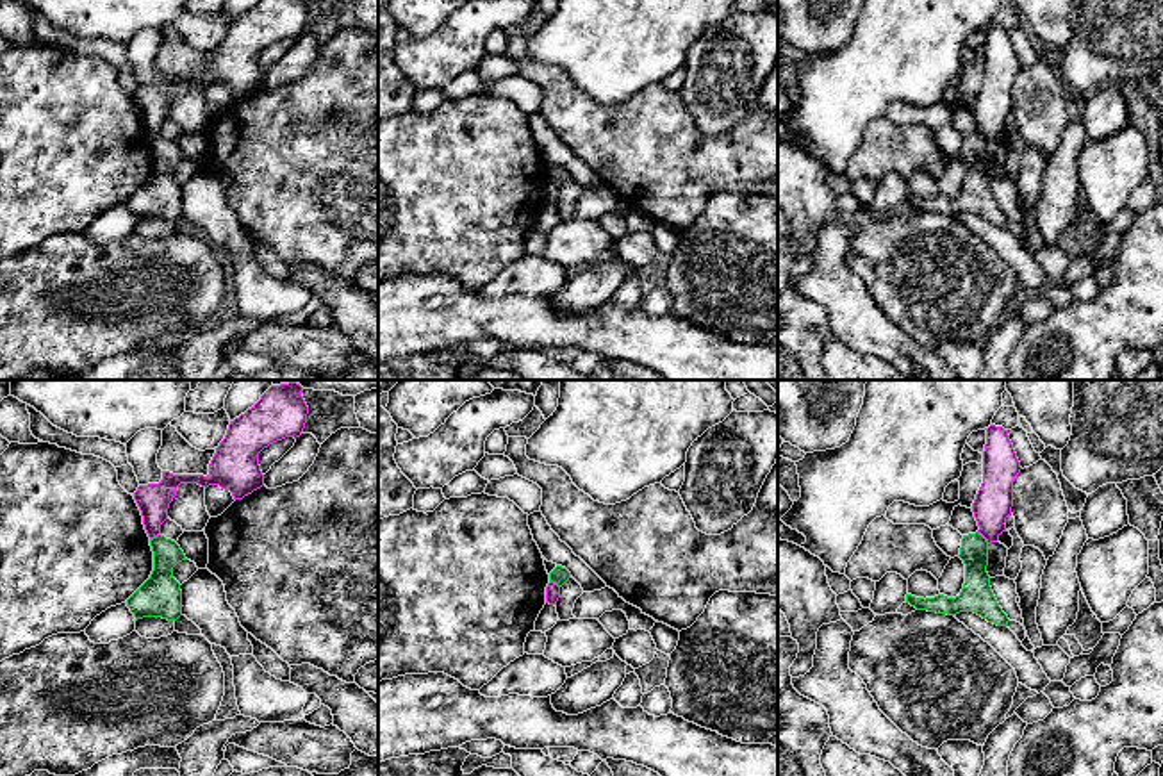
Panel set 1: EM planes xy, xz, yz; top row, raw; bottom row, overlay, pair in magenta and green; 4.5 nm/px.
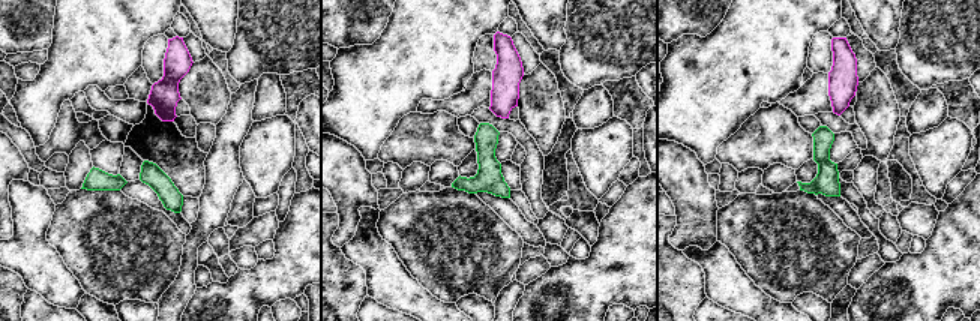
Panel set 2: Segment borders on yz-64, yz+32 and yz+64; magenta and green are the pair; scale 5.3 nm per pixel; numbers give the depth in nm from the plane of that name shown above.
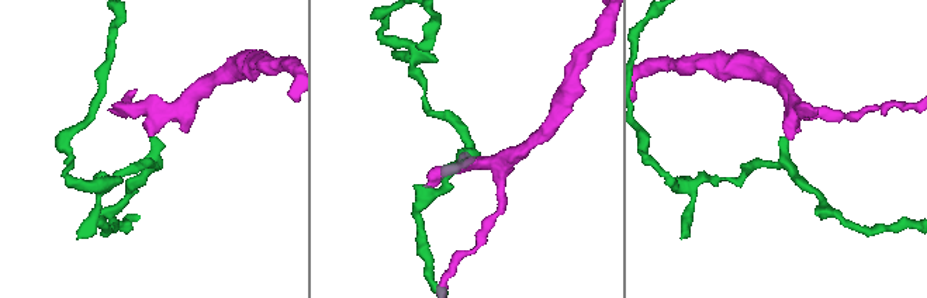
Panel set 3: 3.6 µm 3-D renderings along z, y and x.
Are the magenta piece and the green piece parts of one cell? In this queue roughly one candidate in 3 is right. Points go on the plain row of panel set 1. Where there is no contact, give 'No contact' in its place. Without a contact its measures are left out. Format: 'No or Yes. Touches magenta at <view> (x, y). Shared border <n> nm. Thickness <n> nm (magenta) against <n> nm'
No. Touches magenta at yz (983, 136). Shared border 80 nm. Thickness 170 nm (magenta) against 130 nm

